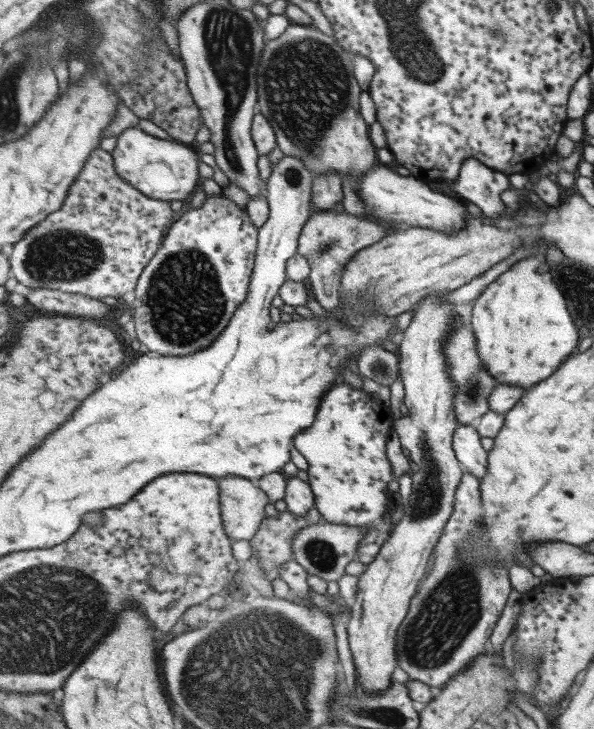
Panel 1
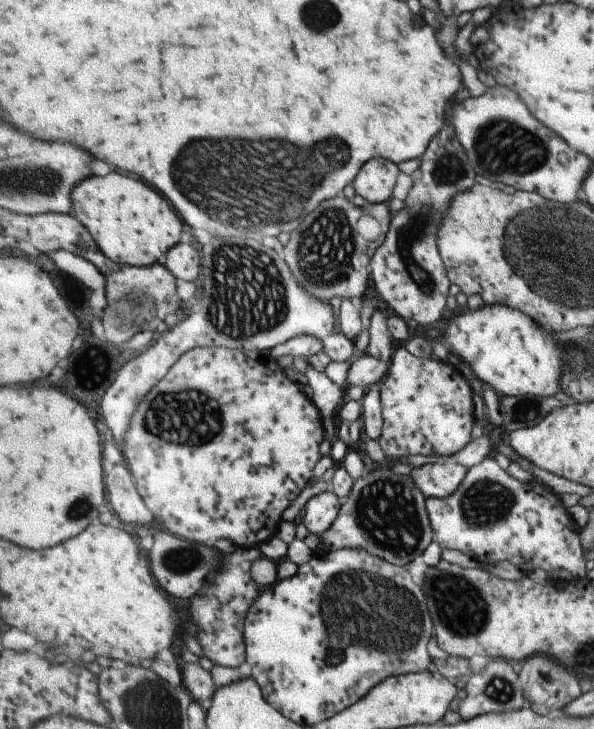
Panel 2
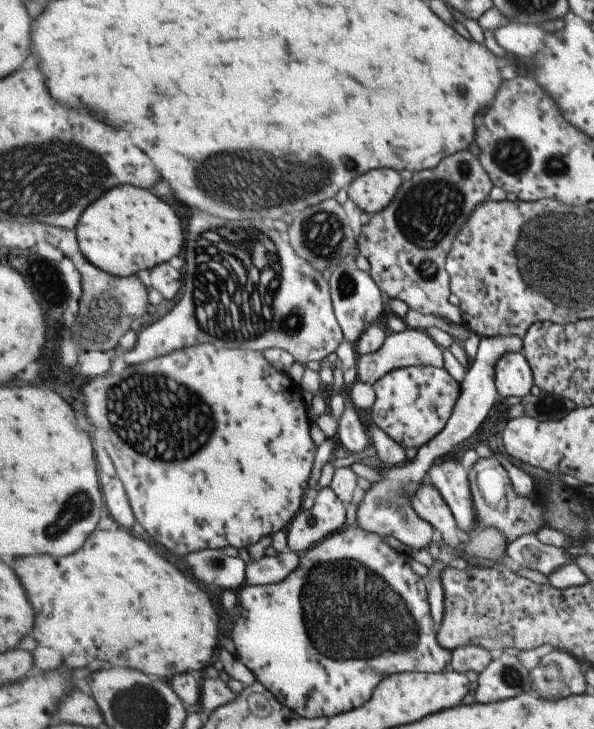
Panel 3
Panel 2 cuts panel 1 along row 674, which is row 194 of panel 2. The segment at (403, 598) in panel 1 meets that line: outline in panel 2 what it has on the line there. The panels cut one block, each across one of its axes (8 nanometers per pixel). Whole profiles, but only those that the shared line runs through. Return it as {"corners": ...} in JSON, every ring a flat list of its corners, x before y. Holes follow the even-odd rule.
{"corners":[[383,157,371,159,355,179,356,194,373,204,389,202,397,186,397,176,399,168,396,162,383,160]]}

